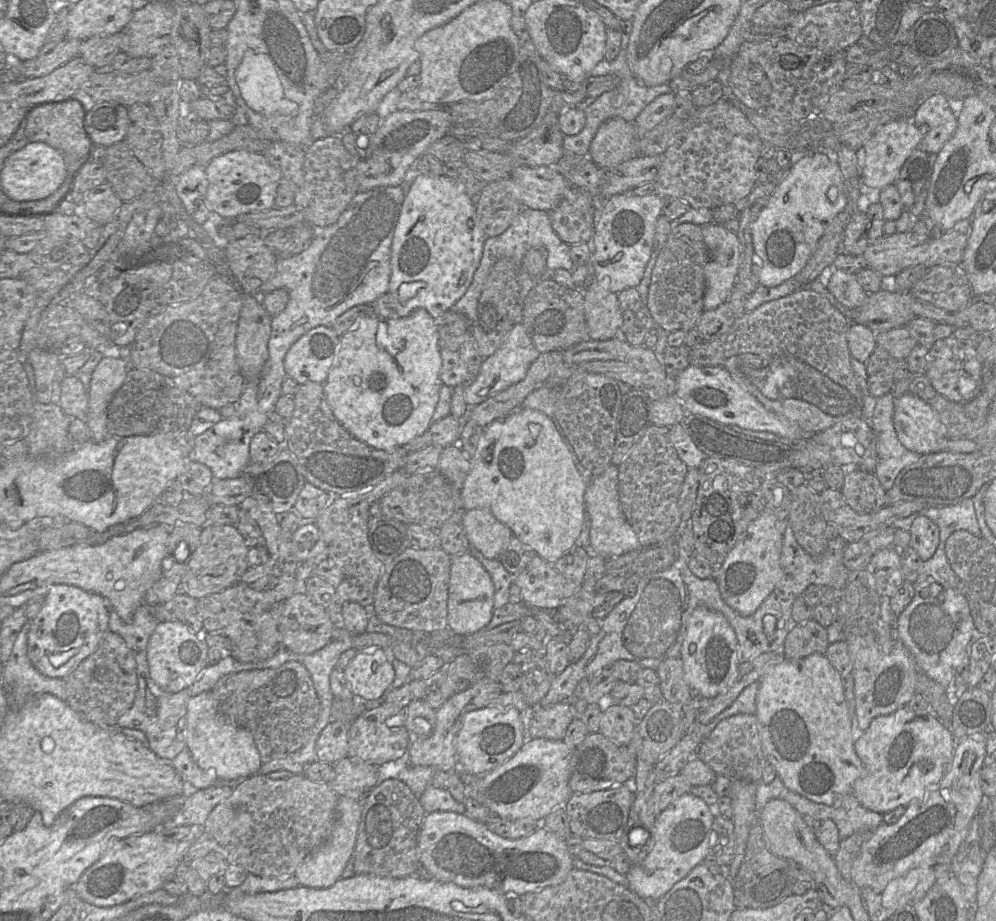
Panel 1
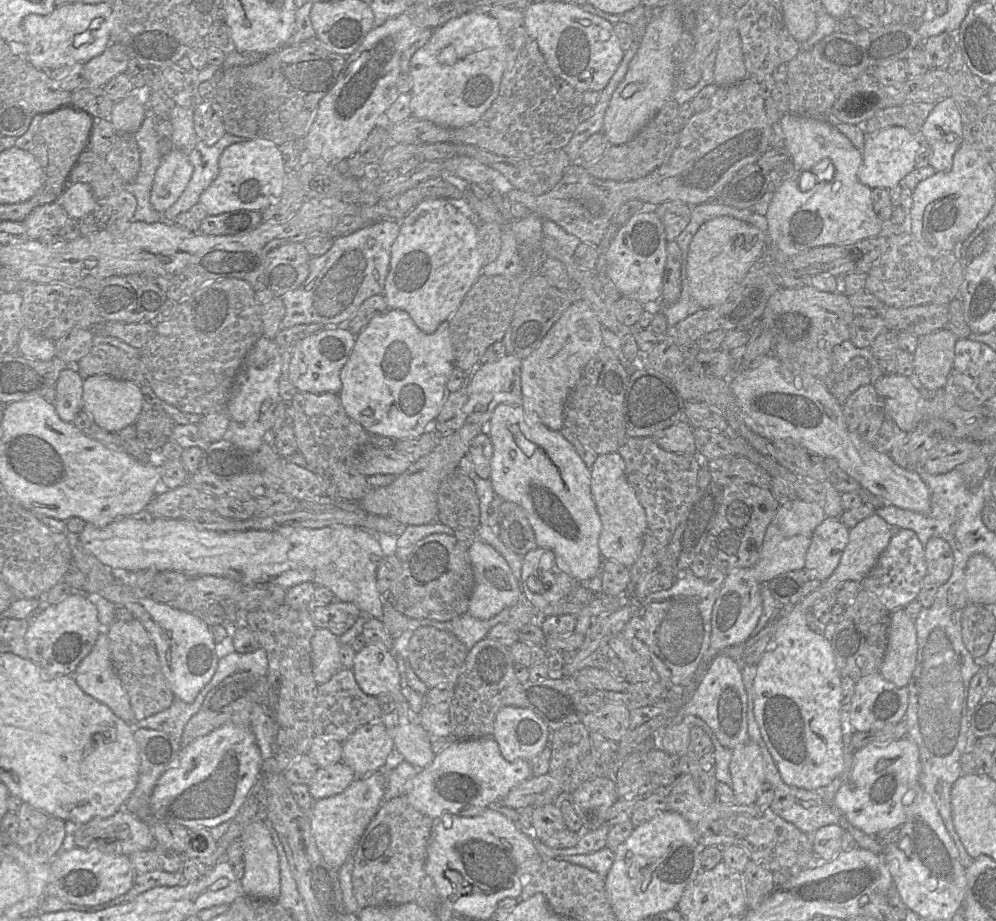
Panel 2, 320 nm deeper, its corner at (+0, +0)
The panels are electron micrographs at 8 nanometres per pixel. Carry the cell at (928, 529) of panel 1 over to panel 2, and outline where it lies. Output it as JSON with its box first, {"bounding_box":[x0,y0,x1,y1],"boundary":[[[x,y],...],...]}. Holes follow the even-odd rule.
{"bounding_box":[924,537,954,585],"boundary":[[[939,537],[929,539],[924,546],[927,574],[929,574],[938,585],[942,585],[950,578],[954,554],[947,541]]]}

